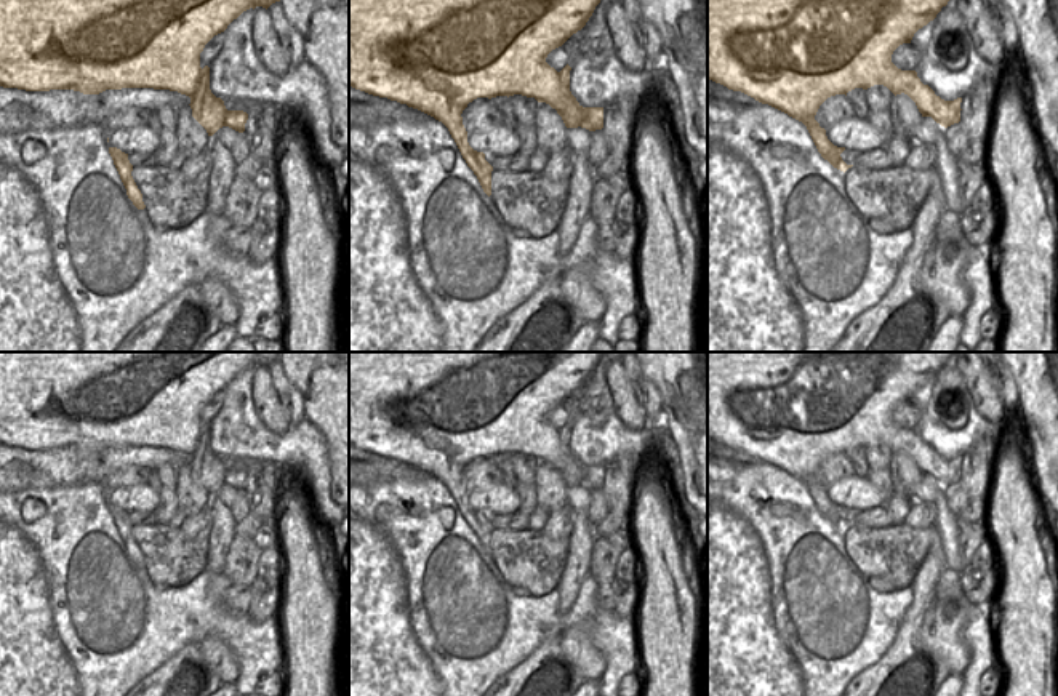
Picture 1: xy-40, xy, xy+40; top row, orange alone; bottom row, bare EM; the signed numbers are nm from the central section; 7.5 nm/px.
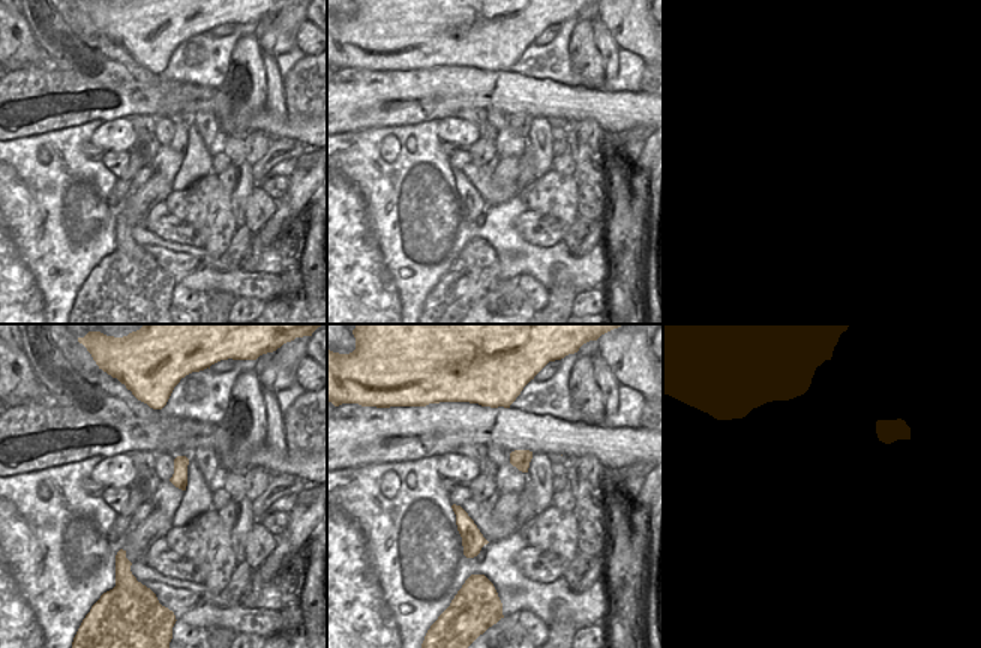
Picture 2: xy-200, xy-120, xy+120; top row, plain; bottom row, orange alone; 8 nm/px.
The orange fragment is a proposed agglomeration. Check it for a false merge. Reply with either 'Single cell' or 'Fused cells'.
Fused cells.

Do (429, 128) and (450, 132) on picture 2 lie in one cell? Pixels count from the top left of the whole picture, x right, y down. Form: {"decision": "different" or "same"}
{"decision": "different"}

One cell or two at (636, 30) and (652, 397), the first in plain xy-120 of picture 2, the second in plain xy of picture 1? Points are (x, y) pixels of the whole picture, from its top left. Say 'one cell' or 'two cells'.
two cells

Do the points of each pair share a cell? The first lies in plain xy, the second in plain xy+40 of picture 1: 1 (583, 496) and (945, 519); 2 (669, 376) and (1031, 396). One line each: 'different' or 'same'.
1: different
2: same

